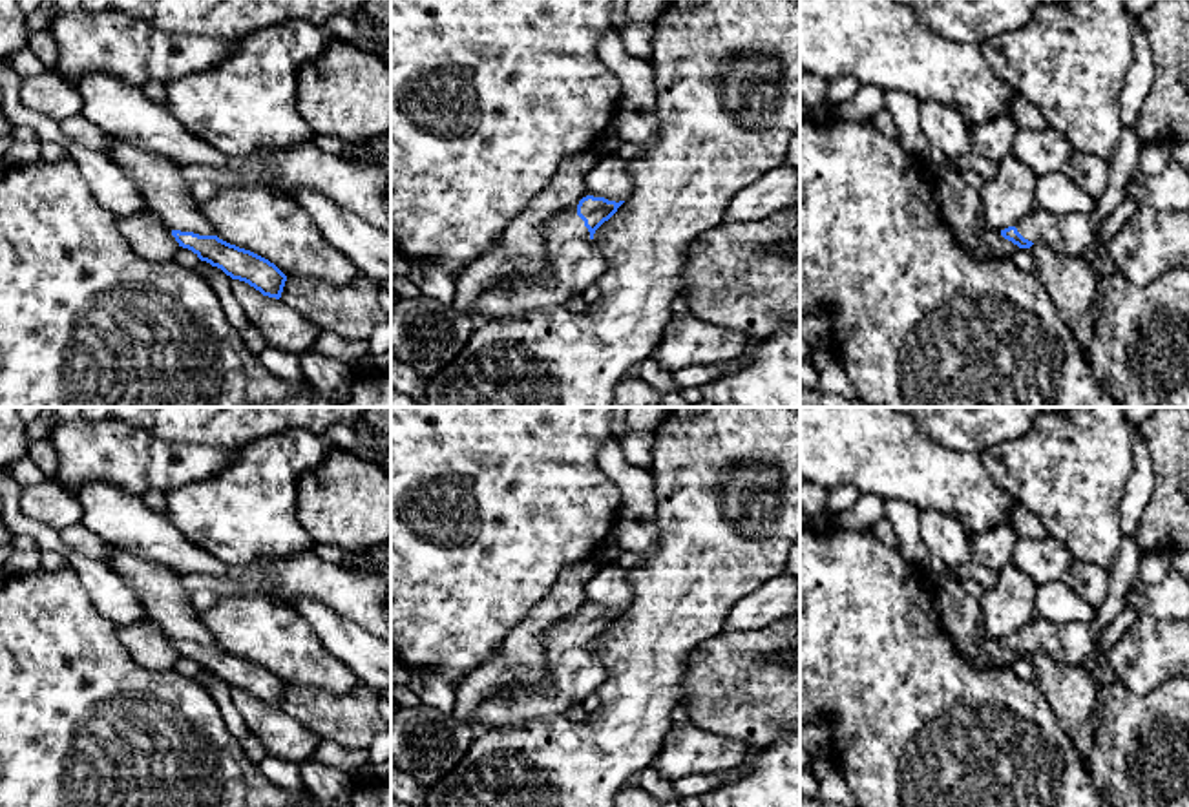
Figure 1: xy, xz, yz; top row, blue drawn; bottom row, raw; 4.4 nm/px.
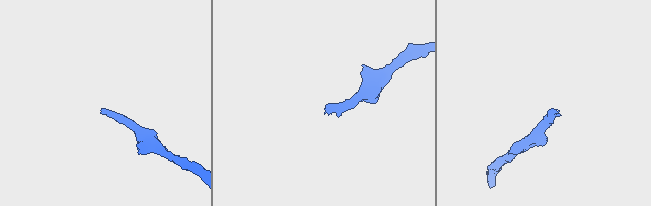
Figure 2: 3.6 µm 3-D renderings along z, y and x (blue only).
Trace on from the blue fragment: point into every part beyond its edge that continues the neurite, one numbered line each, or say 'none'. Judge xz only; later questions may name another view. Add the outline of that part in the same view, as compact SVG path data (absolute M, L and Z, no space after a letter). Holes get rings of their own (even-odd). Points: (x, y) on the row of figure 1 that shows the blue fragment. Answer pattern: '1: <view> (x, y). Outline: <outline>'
1: xz (572, 260). Outline: M577 206L563 210L542 226L542 268L524 287L495 285L477 298L479 321L500 321L566 303L606 270Z

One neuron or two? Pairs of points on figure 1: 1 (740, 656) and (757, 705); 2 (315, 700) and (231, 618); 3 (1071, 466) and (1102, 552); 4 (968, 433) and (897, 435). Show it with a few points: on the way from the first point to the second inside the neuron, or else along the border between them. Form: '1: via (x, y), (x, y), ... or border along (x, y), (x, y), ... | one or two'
1: via (740, 669), (740, 674), (757, 692) | one
2: border along (287, 685), (311, 685), (344, 696) | two
3: via (1074, 488), (1091, 530) | one
4: border along (915, 426), (941, 444), (968, 451) | two

